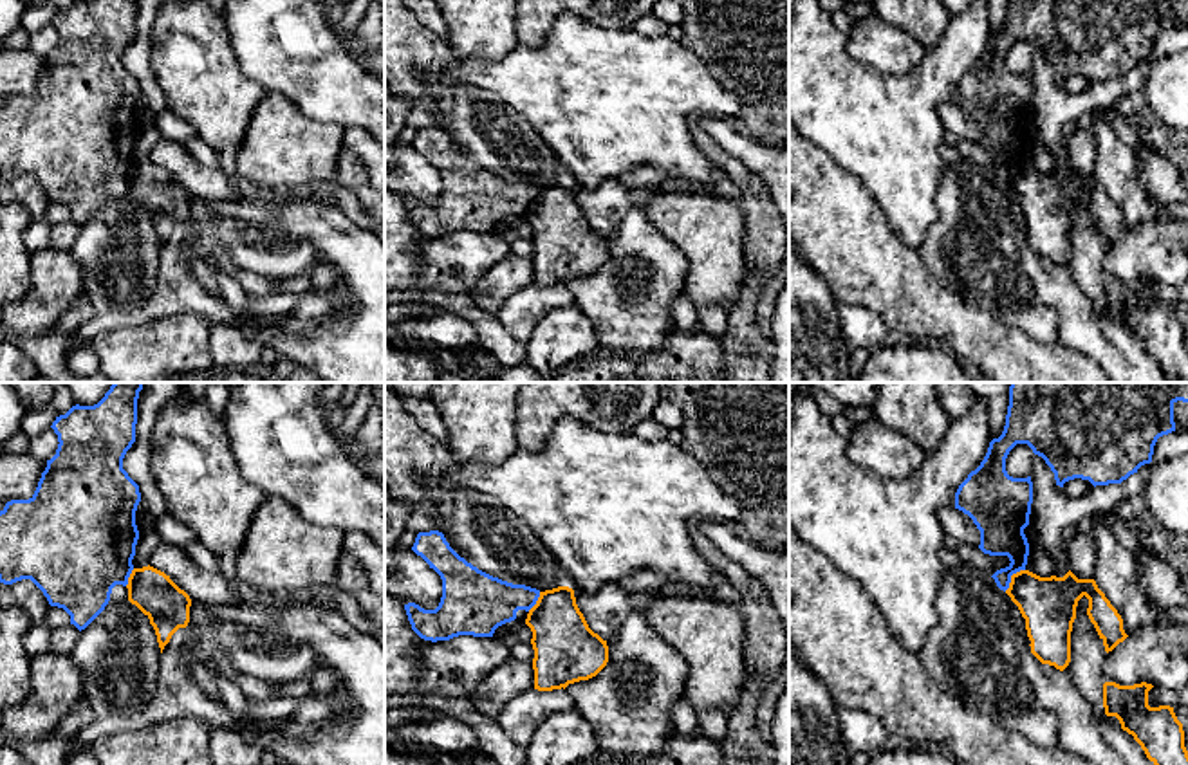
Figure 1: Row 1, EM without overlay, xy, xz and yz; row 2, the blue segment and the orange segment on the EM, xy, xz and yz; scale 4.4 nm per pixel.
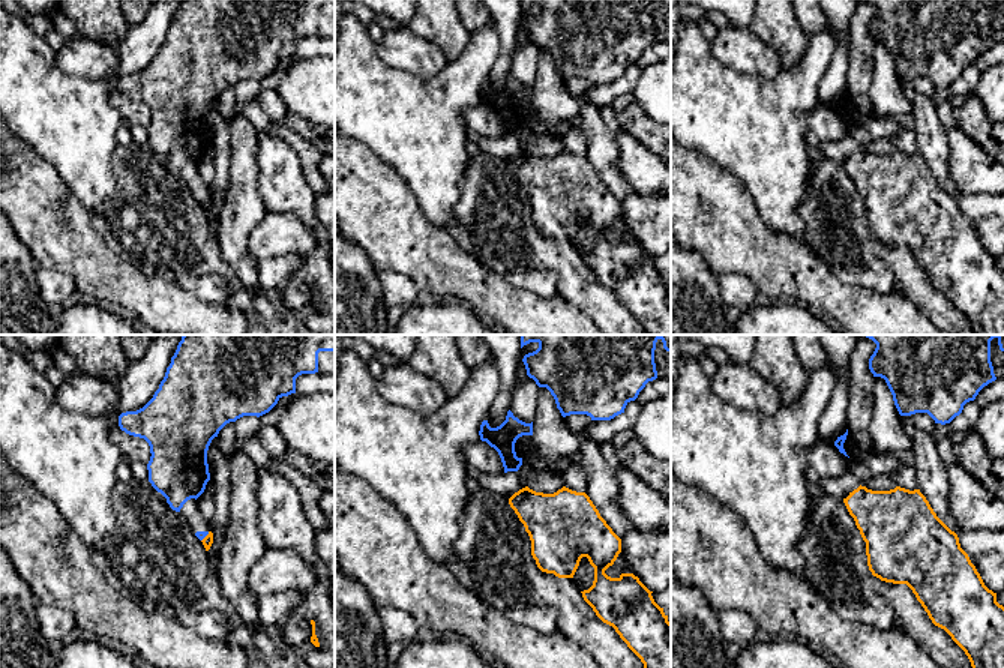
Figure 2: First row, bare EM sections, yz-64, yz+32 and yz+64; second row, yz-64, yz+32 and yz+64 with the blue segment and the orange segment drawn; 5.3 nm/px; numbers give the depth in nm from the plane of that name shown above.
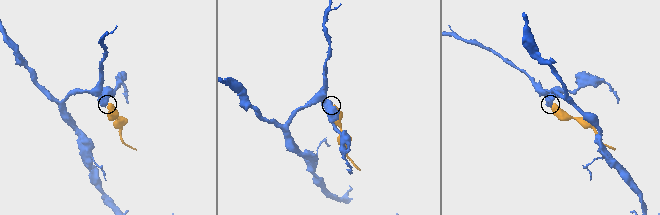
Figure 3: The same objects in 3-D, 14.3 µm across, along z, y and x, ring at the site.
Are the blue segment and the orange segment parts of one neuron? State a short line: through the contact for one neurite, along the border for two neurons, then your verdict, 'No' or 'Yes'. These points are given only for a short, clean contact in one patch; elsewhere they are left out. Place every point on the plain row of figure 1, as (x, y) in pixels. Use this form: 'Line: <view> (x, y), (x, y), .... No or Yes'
No

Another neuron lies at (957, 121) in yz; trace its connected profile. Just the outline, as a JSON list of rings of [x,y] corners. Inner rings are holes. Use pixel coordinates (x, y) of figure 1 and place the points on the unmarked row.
[[[955,103],[941,105],[939,115],[948,134],[957,139],[980,141],[980,126],[973,115]]]

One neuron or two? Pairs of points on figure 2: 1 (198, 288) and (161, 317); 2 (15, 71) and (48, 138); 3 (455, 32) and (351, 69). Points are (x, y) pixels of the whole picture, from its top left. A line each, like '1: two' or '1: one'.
1: two
2: one
3: two

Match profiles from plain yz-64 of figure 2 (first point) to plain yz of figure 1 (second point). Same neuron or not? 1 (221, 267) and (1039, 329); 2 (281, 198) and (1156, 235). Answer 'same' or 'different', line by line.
1: different
2: different

